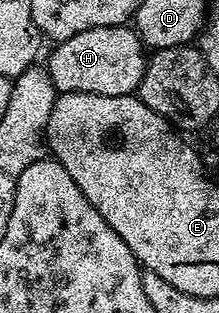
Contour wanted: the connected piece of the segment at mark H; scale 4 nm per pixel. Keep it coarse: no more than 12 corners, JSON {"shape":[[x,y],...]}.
{"shape":[[130,25],[54,43],[59,94],[135,94],[149,57]]}

